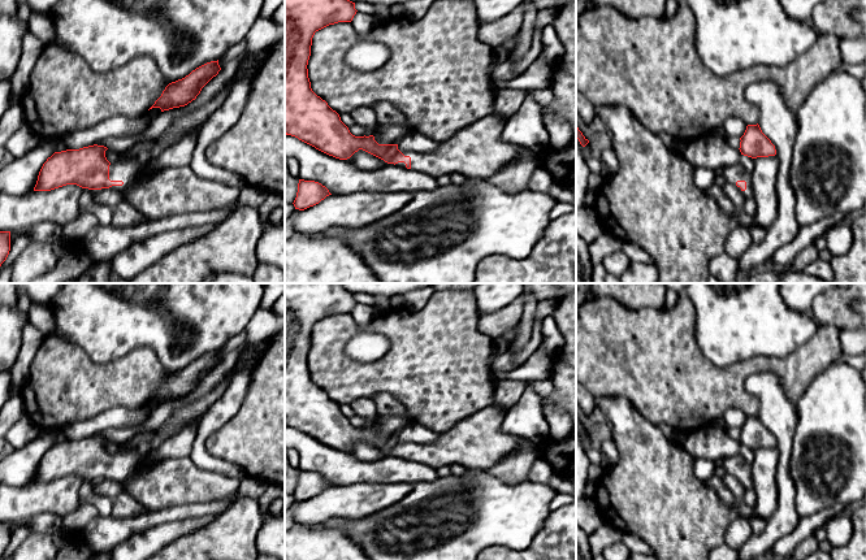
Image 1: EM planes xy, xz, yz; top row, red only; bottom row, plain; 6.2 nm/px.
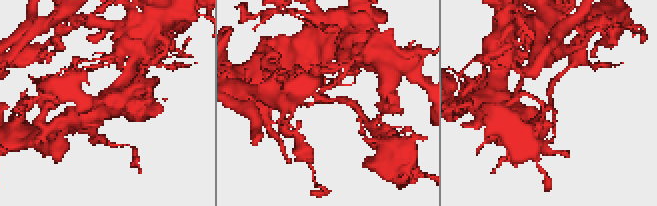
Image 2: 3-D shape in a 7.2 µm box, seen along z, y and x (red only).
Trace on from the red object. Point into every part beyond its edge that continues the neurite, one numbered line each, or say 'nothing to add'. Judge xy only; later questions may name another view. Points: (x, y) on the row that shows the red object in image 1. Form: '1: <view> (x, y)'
1: xy (174, 190)

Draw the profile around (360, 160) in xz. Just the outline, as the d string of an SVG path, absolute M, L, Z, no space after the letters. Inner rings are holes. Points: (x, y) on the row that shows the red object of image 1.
M359 149L350 159L345 161L358 170L377 170L386 164L384 160L363 149Z

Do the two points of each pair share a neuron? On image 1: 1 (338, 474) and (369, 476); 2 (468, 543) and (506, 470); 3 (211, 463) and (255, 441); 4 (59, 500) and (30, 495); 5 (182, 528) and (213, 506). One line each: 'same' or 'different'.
1: same
2: different
3: different
4: same
5: different

